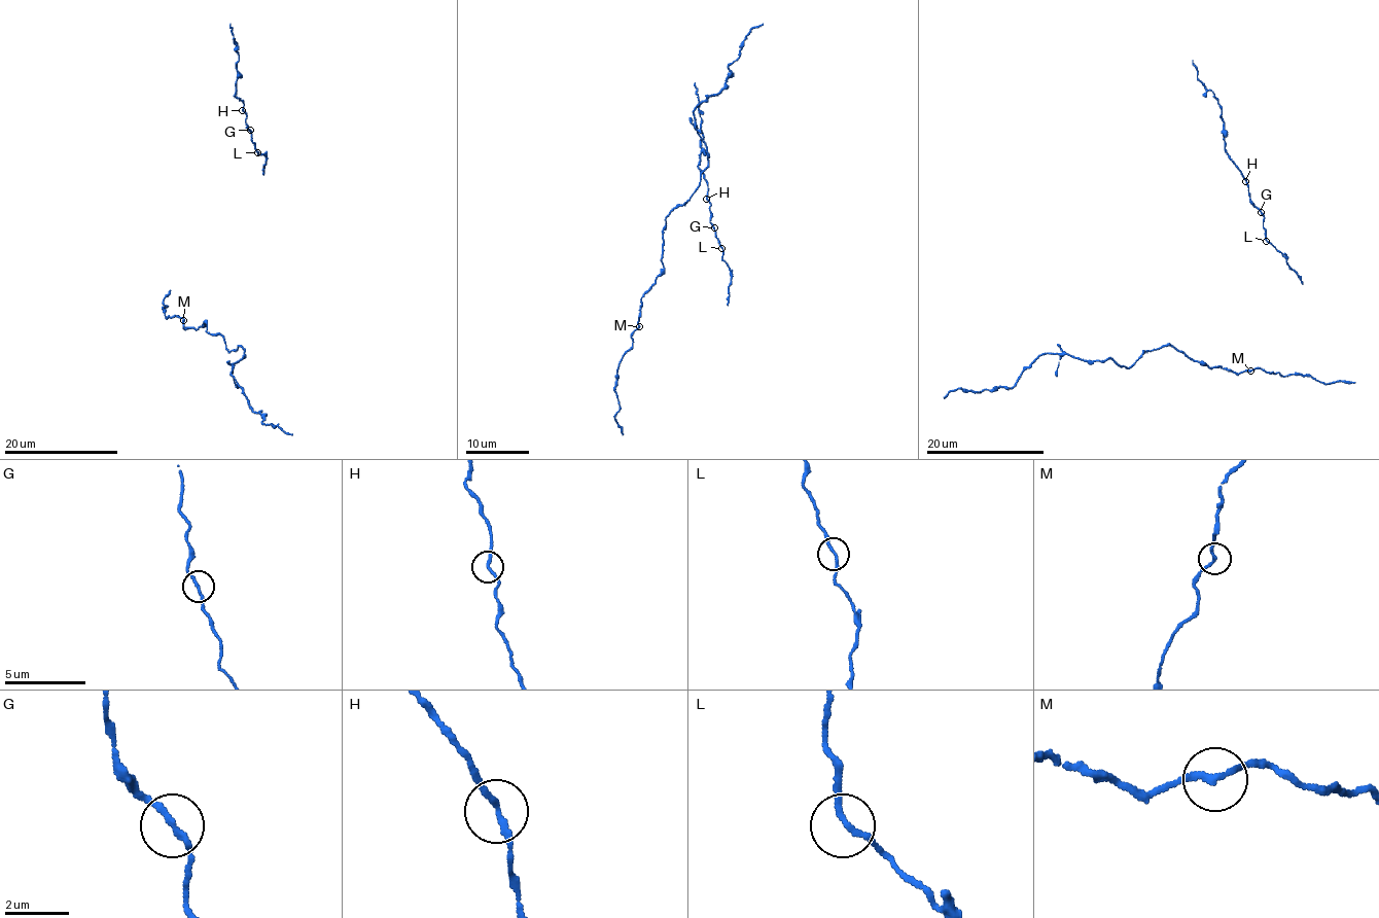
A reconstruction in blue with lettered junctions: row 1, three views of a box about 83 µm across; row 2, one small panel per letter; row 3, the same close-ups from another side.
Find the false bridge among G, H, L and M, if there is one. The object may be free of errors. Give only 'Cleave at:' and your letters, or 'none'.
Cleave at: none

